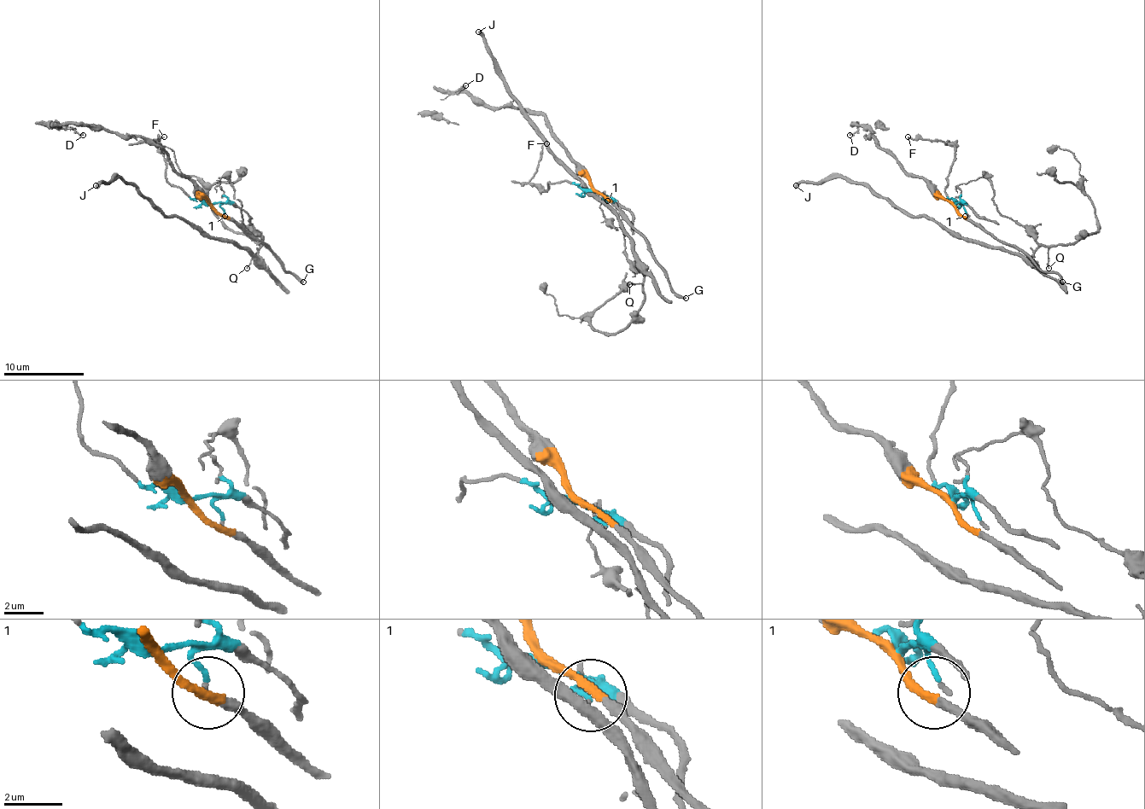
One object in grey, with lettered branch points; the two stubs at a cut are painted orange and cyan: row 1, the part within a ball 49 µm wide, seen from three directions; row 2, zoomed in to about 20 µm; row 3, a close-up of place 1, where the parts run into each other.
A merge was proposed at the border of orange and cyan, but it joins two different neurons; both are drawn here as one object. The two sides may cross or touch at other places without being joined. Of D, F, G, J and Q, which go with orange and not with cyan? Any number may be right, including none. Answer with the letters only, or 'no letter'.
D, G

